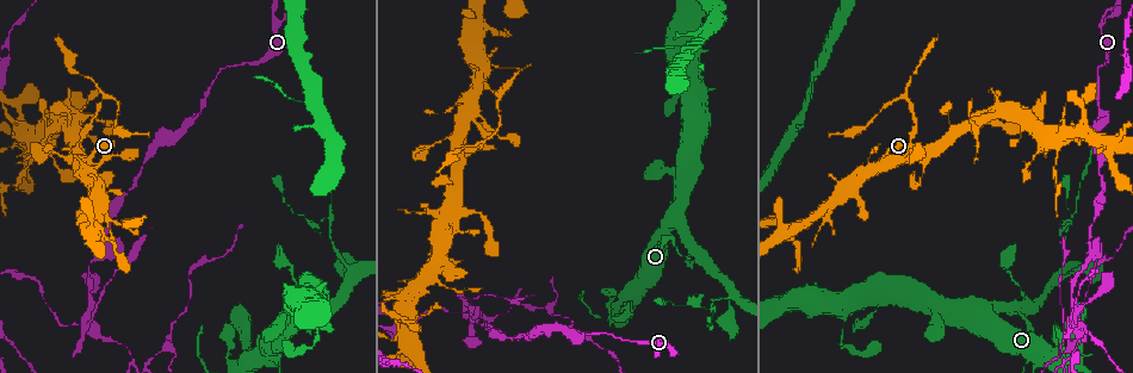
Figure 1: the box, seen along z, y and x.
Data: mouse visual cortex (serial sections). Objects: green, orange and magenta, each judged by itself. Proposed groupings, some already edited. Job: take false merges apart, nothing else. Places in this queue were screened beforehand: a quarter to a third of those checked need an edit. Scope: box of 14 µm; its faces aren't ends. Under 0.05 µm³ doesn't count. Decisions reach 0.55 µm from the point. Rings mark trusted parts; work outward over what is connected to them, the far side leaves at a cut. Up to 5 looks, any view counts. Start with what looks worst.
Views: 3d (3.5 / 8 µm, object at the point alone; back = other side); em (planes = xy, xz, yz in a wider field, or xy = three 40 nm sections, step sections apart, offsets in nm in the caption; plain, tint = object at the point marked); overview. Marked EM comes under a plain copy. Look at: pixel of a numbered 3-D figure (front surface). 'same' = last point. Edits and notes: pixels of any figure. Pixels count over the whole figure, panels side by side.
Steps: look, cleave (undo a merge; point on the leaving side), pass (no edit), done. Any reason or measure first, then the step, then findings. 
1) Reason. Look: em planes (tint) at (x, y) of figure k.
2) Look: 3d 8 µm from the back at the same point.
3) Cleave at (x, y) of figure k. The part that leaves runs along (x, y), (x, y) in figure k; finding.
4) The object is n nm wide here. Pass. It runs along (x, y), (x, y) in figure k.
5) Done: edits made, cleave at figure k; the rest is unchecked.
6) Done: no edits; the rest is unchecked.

Looks like a crossing. Look: 3d 3.5 µm at (880, 161) of figure 1.

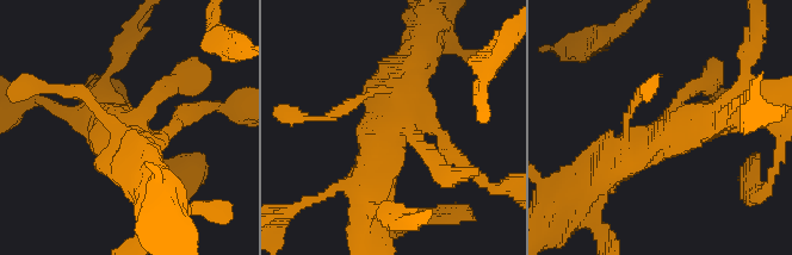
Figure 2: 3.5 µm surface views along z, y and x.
Look: em xy step 1 (tint) at (399, 128) of figure 2.

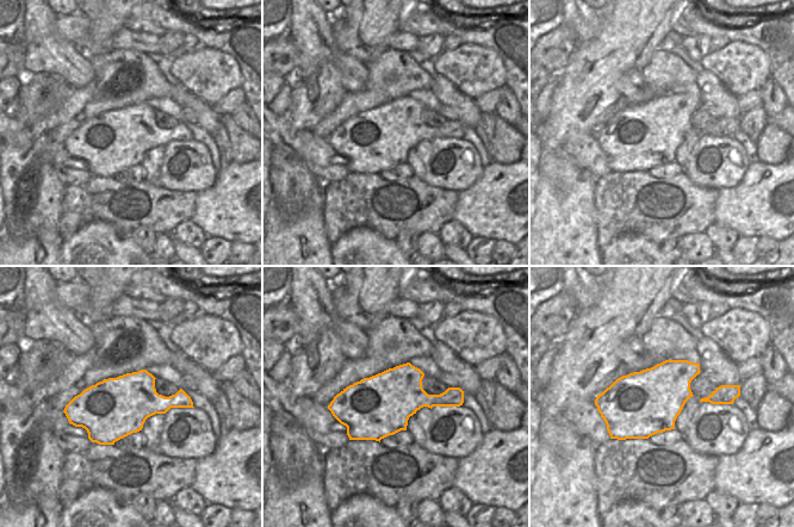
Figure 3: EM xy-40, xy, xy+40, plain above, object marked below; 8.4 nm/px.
Pass. Continuous, no second cell.

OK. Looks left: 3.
Four-way junction. Look: 3d 3.5 µm at (40, 140) of figure 1.

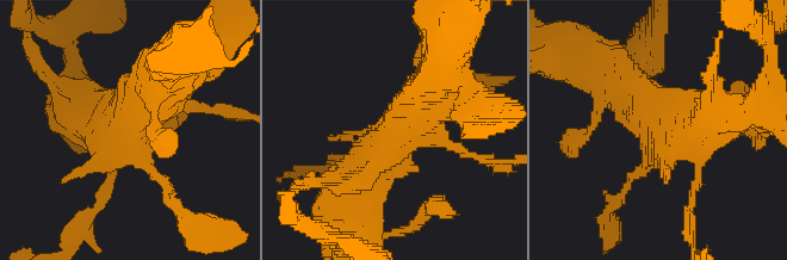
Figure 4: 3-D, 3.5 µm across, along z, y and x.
Look: em xy step 1 (tint) at (132, 141) of figure 4.

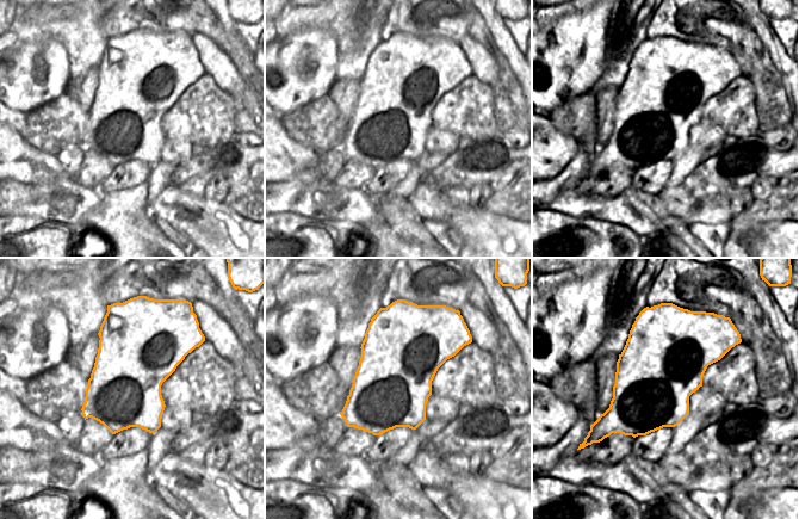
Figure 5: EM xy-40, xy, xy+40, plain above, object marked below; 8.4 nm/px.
The object is 650 nm wide here. Pass. It runs along (432, 86), (348, 199) in figure 4; one cell here.

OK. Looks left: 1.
Done: no edits; the rest is unchecked.

